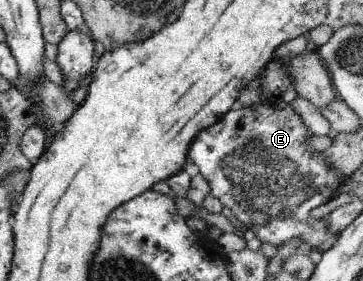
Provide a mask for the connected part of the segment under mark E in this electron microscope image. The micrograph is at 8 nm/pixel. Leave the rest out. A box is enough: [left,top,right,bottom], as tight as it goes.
[186,102,344,253]

